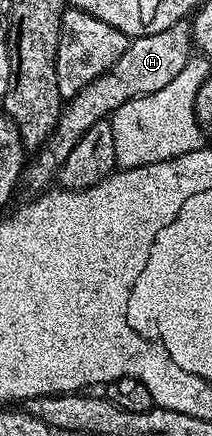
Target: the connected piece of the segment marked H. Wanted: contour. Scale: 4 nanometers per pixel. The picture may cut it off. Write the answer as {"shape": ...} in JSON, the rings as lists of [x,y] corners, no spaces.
{"shape":[[[186,23],[173,25],[164,31],[156,31],[156,35],[133,38],[120,55],[120,59],[116,59],[116,63],[112,63],[108,71],[92,79],[92,83],[88,83],[75,97],[69,98],[68,103],[63,104],[58,126],[51,133],[49,141],[35,152],[38,153],[35,157],[33,154],[29,158],[25,166],[24,185],[30,189],[38,189],[37,191],[45,190],[57,178],[64,159],[68,159],[68,151],[76,147],[76,143],[84,135],[84,131],[88,131],[88,127],[109,118],[110,114],[124,103],[137,97],[147,97],[152,95],[152,91],[168,87],[168,83],[172,83],[172,79],[176,79],[176,75],[184,71],[191,56],[192,29]]]}

